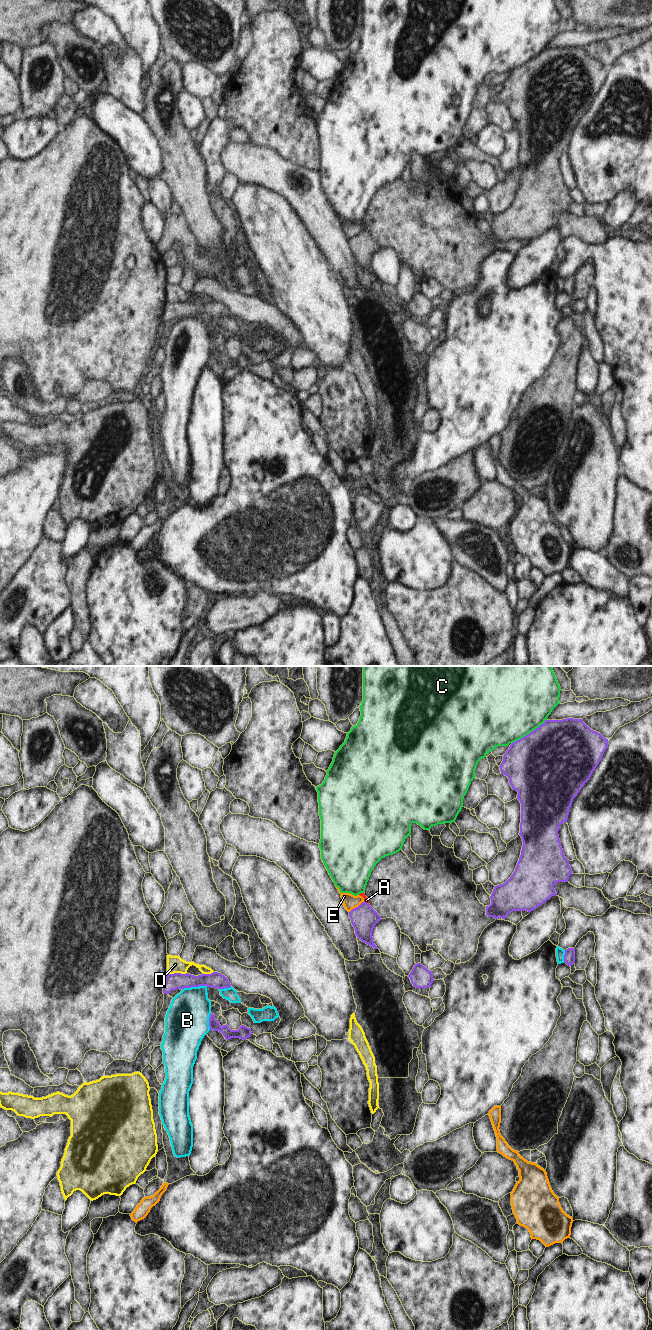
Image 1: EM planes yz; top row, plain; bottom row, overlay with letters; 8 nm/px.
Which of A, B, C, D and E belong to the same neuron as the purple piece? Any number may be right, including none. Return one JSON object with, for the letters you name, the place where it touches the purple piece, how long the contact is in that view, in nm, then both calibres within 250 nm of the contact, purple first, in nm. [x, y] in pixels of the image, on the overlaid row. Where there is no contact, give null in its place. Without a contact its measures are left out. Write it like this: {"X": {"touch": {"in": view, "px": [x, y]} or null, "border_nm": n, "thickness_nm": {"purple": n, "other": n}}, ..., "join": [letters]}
{"A": {"touch": {"in": "yz", "px": [367, 903]}, "border_nm": 60, "thickness_nm": {"purple": 200, "other": 40}}, "join": ["A"]}

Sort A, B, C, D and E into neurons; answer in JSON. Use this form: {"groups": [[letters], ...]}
{"groups": [["A"], ["B"], ["C"], ["D"], ["E"]]}

